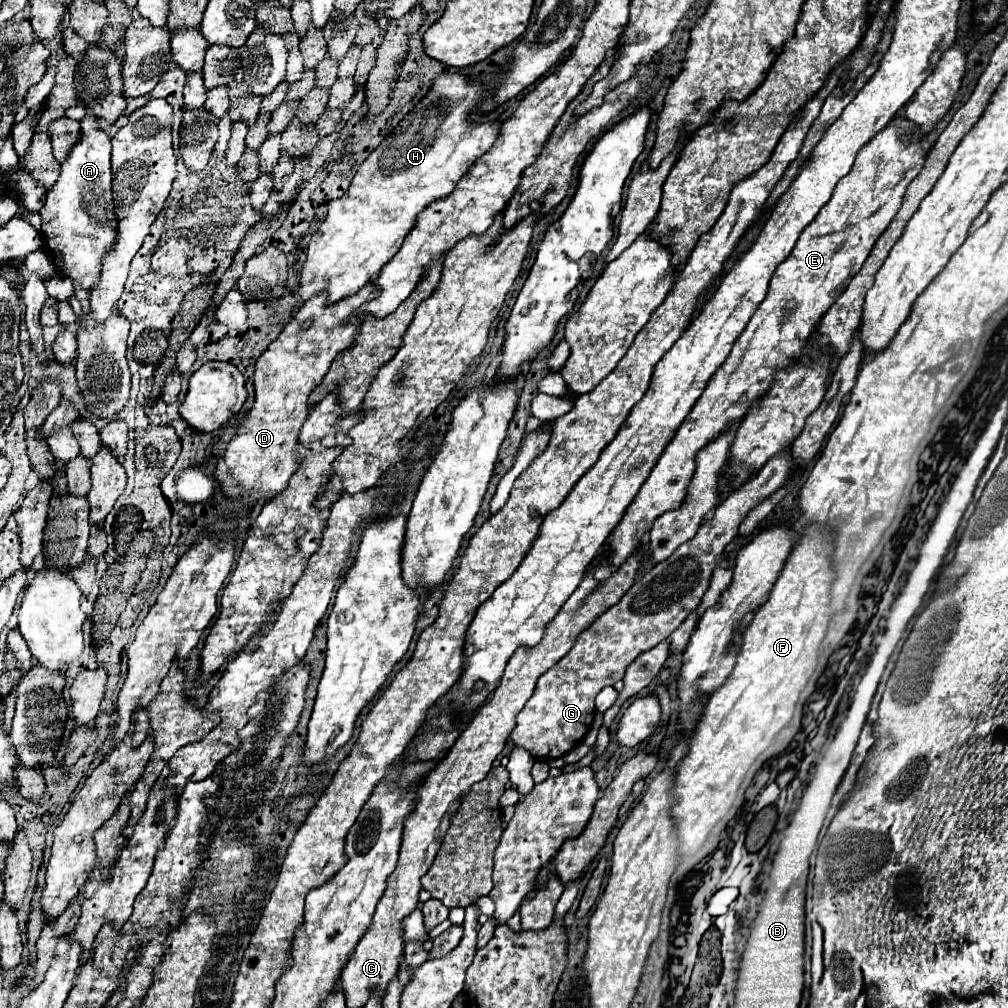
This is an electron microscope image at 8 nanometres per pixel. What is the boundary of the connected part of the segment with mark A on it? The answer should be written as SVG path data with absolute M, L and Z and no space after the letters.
M86 109L80 121L80 139L70 149L68 157L60 163L60 177L50 187L46 205L40 211L42 237L50 257L54 259L56 271L66 275L84 289L94 289L100 279L102 255L116 241L116 213L112 203L112 175L110 175L110 137L102 131L98 117Z

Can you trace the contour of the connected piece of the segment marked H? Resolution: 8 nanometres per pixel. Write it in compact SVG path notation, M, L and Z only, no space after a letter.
M444 73L436 79L432 91L414 107L412 113L382 141L382 145L370 153L354 175L350 189L344 197L330 203L330 211L320 229L312 235L308 245L308 257L300 273L300 287L296 291L298 305L304 305L312 295L326 291L328 303L338 303L342 297L358 293L372 281L374 275L398 253L402 241L412 231L416 215L426 209L432 201L438 201L452 193L460 177L470 165L482 157L498 137L500 121L470 121L474 107L482 101L482 81L470 81L460 73Z

